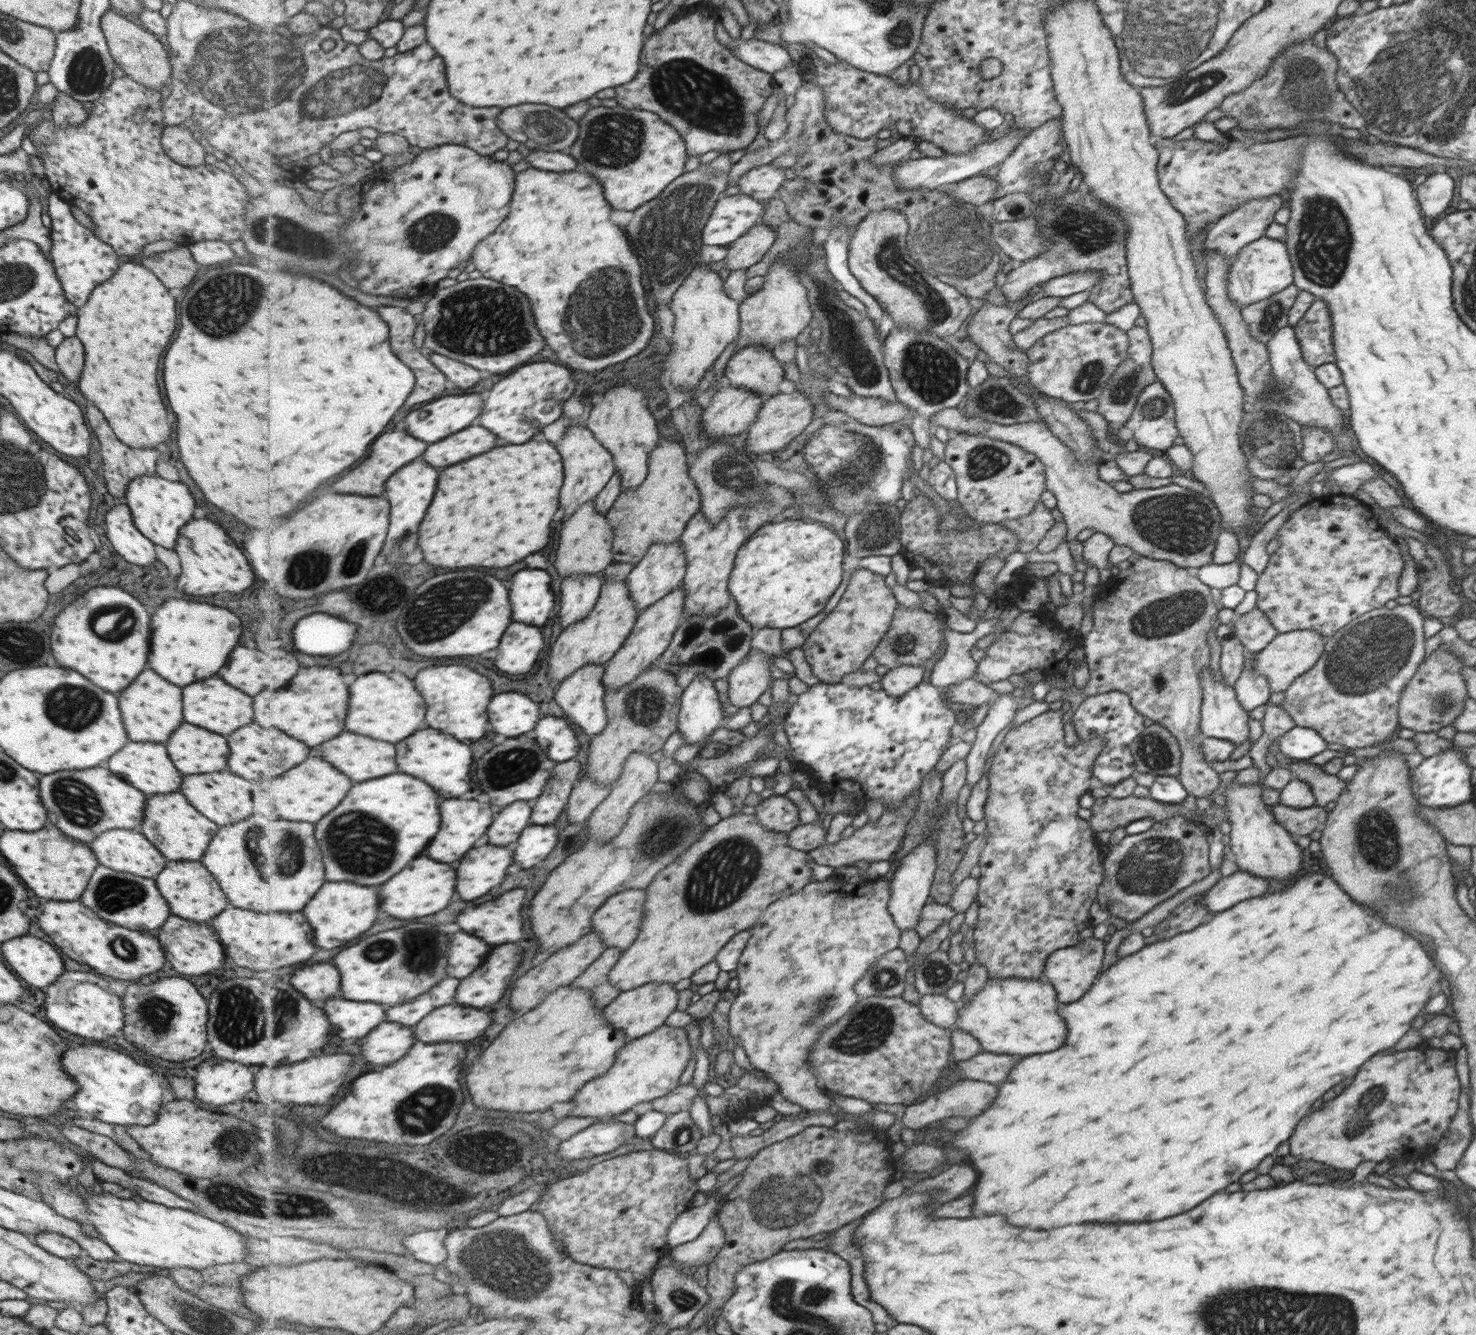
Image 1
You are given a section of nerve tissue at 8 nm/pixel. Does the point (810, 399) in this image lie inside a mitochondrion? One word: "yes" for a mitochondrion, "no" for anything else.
no

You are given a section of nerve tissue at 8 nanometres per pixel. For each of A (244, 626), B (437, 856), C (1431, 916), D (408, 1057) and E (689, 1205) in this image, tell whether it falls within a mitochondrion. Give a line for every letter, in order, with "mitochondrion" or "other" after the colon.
A: other
B: other
C: other
D: other
E: other

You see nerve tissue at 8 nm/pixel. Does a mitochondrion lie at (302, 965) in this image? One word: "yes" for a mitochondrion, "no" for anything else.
no

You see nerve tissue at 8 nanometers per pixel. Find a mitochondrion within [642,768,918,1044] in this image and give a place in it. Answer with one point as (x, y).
(724, 874)

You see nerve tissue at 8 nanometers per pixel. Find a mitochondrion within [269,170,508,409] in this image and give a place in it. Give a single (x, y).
(434, 231)

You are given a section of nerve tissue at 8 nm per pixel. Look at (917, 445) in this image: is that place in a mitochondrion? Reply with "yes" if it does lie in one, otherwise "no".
no

